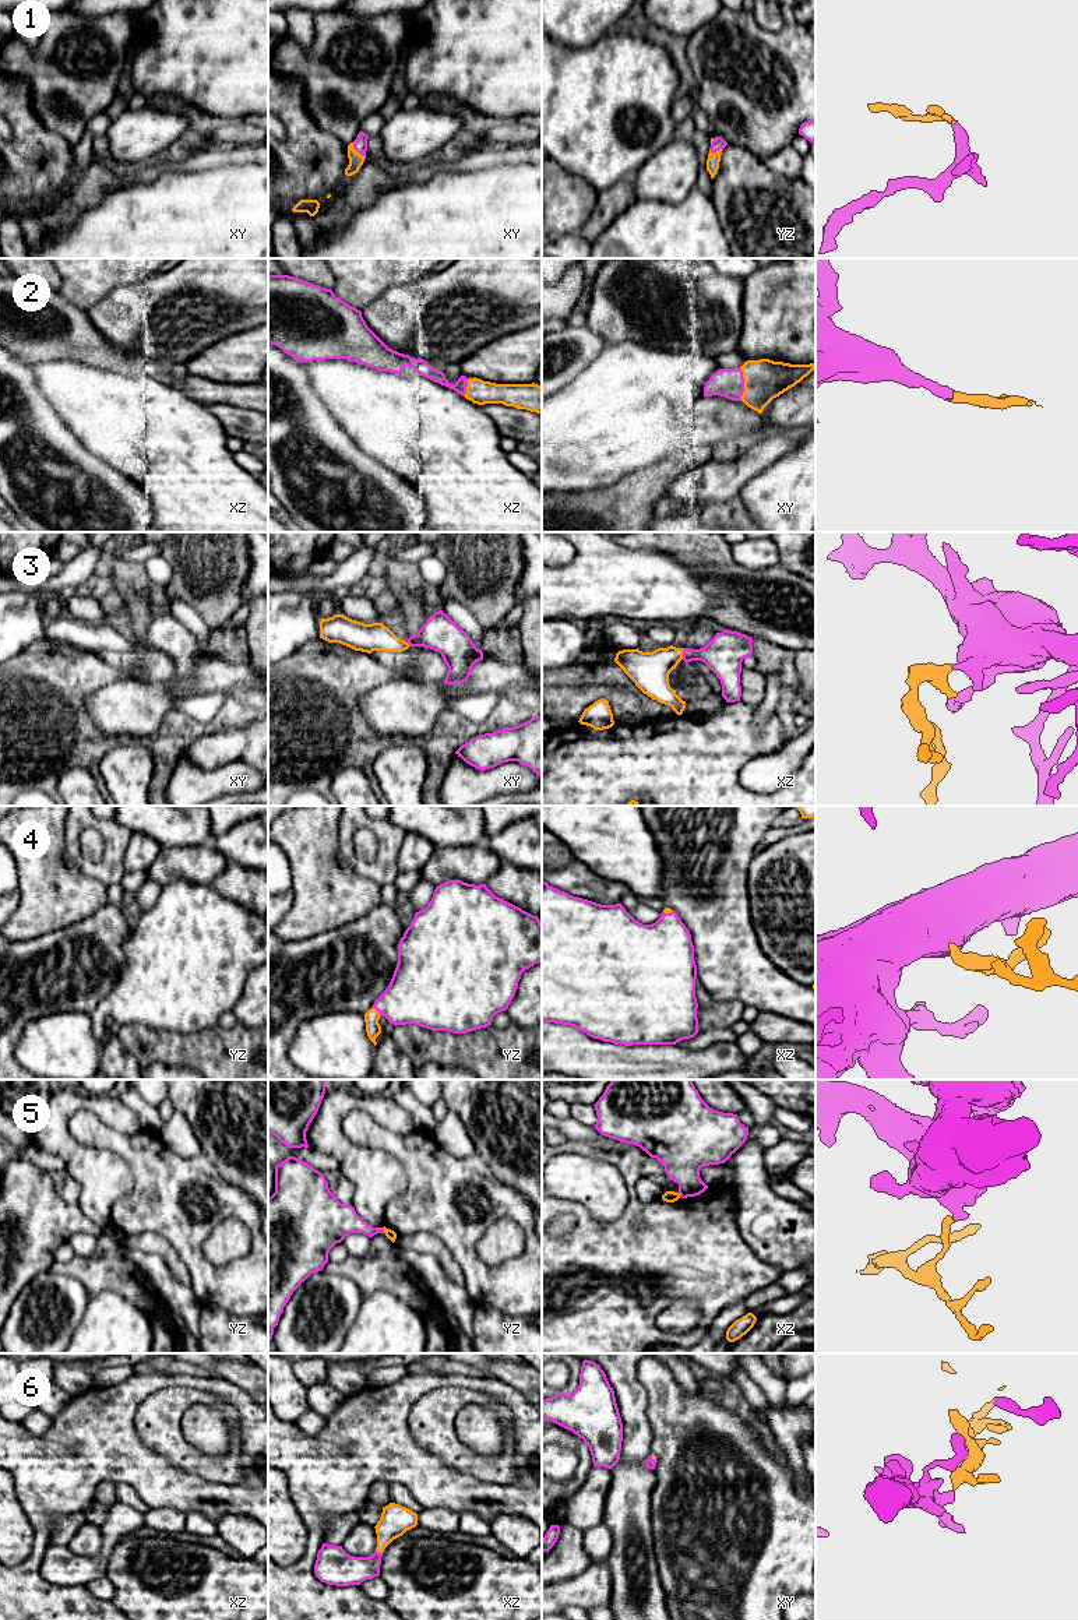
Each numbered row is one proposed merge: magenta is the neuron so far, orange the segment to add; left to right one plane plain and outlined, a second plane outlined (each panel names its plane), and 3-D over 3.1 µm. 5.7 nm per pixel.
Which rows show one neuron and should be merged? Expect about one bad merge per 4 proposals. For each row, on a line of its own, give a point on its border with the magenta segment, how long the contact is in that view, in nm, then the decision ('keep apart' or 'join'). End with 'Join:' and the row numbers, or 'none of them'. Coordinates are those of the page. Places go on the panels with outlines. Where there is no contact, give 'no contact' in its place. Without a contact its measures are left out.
1: contact xy (356, 150); length 120 nm; join
2: contact xy (743, 384); length 190 nm; join
3: contact xz (683, 654); length 60 nm; join
4: contact yz (377, 1010); length 70 nm; join
5: contact yz (383, 1231); length 40 nm; keep apart
6: contact xz (377, 1552); length 40 nm; join
Join: 1, 2, 3, 4, 6

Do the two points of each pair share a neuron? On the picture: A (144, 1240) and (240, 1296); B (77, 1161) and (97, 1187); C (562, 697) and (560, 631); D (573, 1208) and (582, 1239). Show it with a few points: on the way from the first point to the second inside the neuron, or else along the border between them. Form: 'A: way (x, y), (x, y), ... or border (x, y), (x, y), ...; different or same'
A: border (164, 1236), (183, 1263), (190, 1277), (190, 1285); different
B: way (84, 1168), (97, 1180); same
C: border (585, 647), (573, 664), (556, 669); different
D: way (580, 1215), (582, 1232); same

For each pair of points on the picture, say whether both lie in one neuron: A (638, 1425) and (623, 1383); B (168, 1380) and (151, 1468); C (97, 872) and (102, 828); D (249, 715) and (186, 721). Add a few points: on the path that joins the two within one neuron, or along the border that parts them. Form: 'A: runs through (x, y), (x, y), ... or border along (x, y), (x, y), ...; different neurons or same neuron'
A: runs through (633, 1415), (633, 1402), (629, 1393); same neuron
B: runs through (143, 1390), (126, 1407), (126, 1443); same neuron
C: runs through (108, 860), (109, 840); same neuron
D: runs through (233, 715), (214, 726), (201, 728); same neuron

